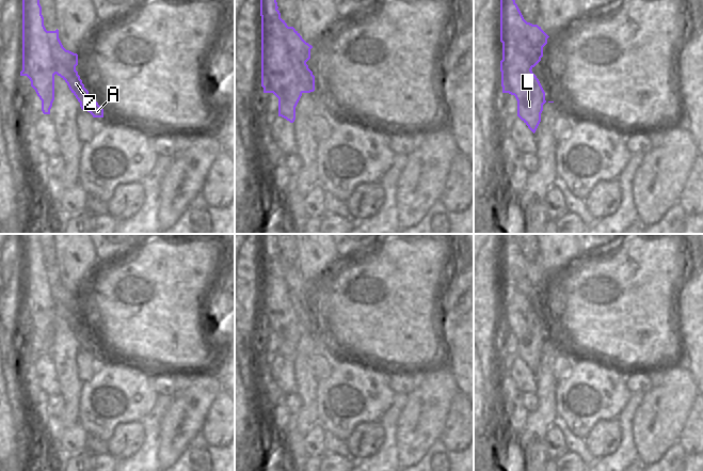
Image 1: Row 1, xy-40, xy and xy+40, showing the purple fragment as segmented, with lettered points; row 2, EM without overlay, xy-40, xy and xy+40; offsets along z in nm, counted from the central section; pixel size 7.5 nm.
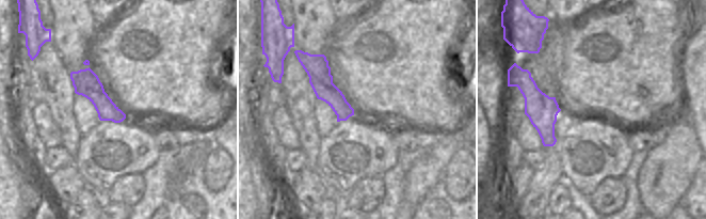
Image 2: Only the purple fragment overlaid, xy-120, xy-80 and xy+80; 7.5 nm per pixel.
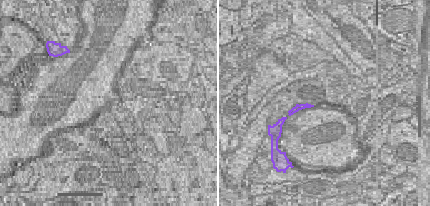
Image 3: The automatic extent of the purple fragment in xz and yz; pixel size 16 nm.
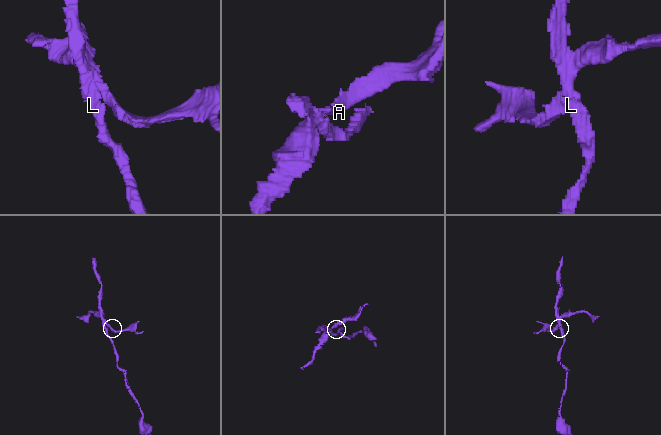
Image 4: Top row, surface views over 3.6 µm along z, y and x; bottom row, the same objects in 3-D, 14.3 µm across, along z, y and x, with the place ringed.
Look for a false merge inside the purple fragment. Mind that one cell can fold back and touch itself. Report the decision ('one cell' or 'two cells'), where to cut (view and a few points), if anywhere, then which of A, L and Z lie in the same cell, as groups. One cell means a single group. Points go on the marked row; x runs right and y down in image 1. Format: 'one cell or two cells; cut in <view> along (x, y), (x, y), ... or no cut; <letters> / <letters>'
two cells; cut in xy along (261, 34), (284, 38), (302, 92); A Z / L

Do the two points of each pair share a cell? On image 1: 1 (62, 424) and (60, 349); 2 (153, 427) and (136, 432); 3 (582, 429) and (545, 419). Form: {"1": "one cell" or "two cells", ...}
{"1": "one cell", "2": "two cells", "3": "two cells"}

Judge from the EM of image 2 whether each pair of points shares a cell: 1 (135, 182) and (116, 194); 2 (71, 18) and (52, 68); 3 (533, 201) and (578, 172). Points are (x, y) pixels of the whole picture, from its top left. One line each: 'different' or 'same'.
1: same
2: different
3: different

